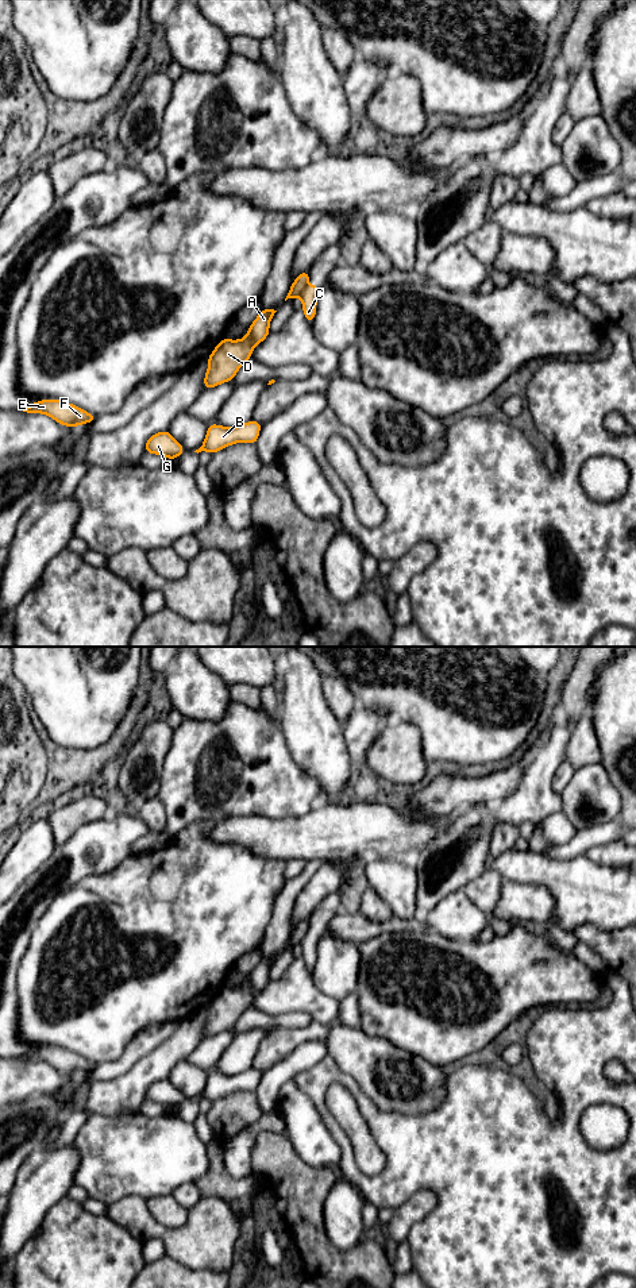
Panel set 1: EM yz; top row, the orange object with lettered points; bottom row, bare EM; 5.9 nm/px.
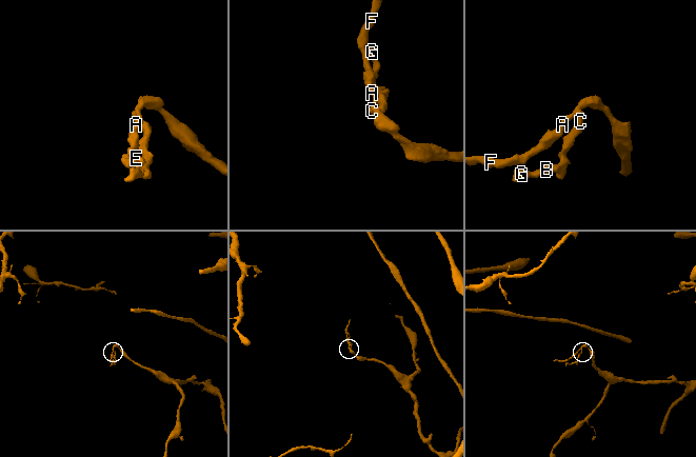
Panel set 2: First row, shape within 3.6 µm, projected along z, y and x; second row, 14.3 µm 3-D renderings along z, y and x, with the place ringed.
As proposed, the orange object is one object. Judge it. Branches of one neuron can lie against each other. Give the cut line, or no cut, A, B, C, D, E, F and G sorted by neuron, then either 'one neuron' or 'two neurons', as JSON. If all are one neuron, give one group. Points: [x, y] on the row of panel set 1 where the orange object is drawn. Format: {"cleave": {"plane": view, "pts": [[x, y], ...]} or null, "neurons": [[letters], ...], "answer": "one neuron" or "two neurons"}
{"cleave": {"plane": "yz", "pts": [[307, 284], [300, 294]]}, "neurons": [["A", "D", "E", "F"], ["B", "C", "G"]], "answer": "two neurons"}

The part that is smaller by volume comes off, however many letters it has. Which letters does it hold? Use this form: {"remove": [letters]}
{"remove": ["B", "C", "G"]}

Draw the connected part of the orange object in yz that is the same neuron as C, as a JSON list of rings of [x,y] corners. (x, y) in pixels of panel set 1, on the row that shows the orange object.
[[[307,285],[301,293],[302,311],[309,324],[312,324],[316,315],[319,292],[320,292],[320,288],[315,285]]]

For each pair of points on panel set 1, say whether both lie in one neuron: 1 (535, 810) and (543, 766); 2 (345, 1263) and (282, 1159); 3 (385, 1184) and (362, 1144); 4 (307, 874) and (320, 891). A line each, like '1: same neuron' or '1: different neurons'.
1: same neuron
2: same neuron
3: different neurons
4: different neurons

